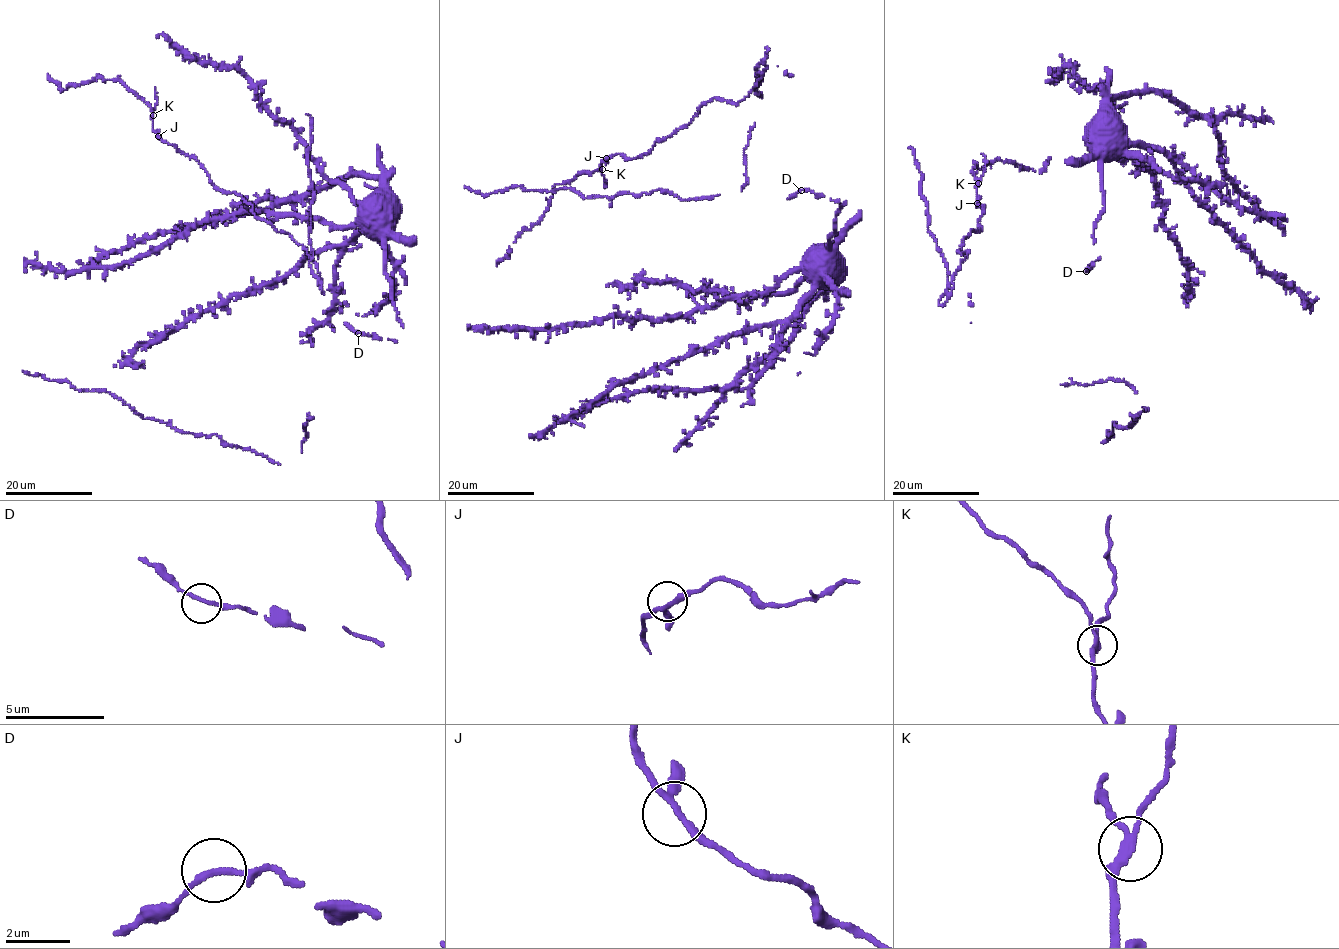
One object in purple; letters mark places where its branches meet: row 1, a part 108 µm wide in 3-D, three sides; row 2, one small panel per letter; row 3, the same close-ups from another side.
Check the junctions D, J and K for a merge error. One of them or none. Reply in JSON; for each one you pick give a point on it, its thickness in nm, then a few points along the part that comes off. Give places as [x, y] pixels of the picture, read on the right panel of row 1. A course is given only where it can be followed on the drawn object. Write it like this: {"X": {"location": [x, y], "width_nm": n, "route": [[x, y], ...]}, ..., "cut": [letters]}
{"K": {"location": [978, 183], "width_nm": 190, "route": [[978, 183], [986, 163], [981, 153]]}, "cut": ["K"]}

